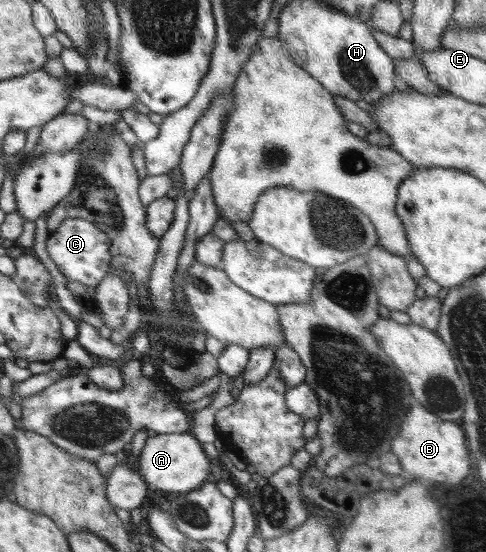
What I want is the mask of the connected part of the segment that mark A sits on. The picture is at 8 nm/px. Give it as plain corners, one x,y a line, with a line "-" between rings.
189,432
149,436
139,459
139,472
150,487
164,494
180,494
195,490
210,474
211,460
202,443

